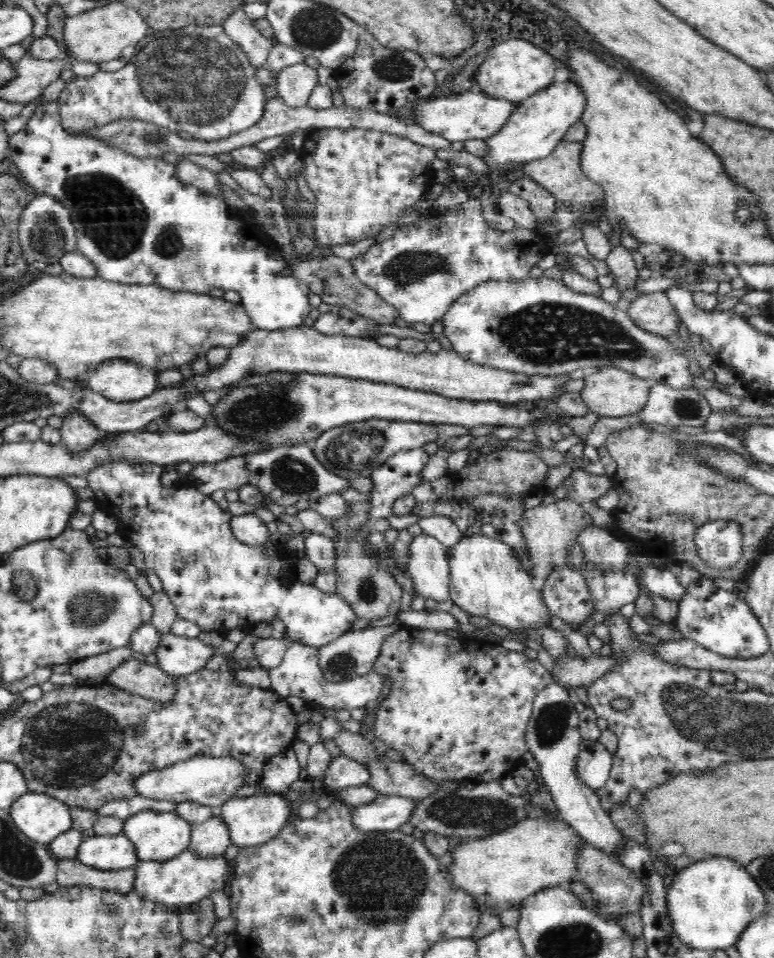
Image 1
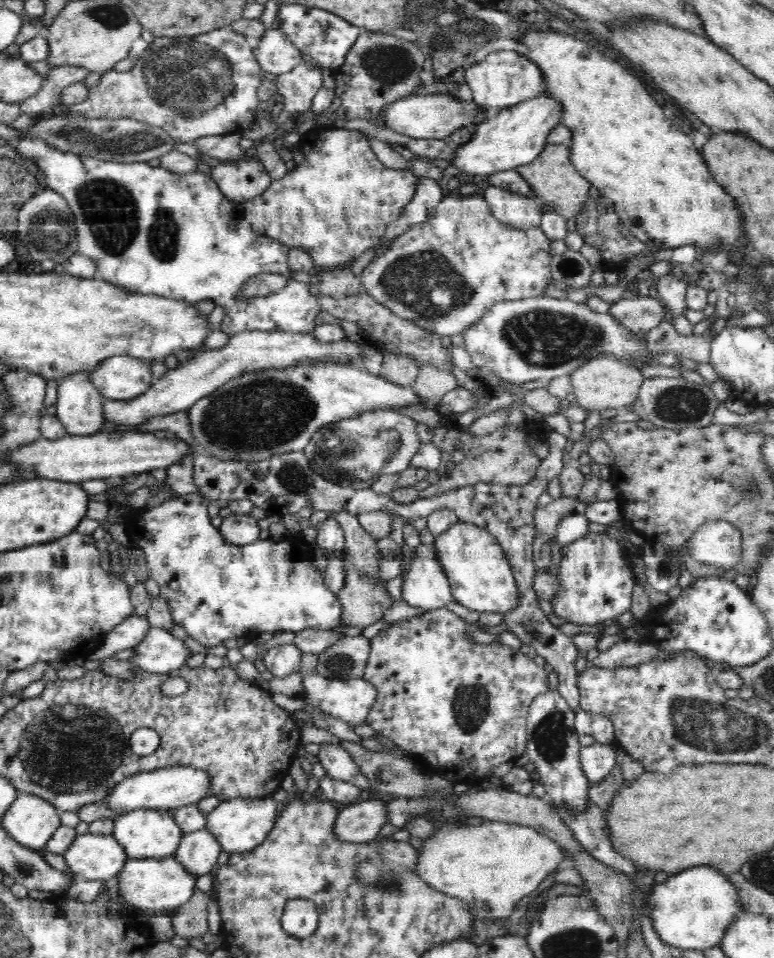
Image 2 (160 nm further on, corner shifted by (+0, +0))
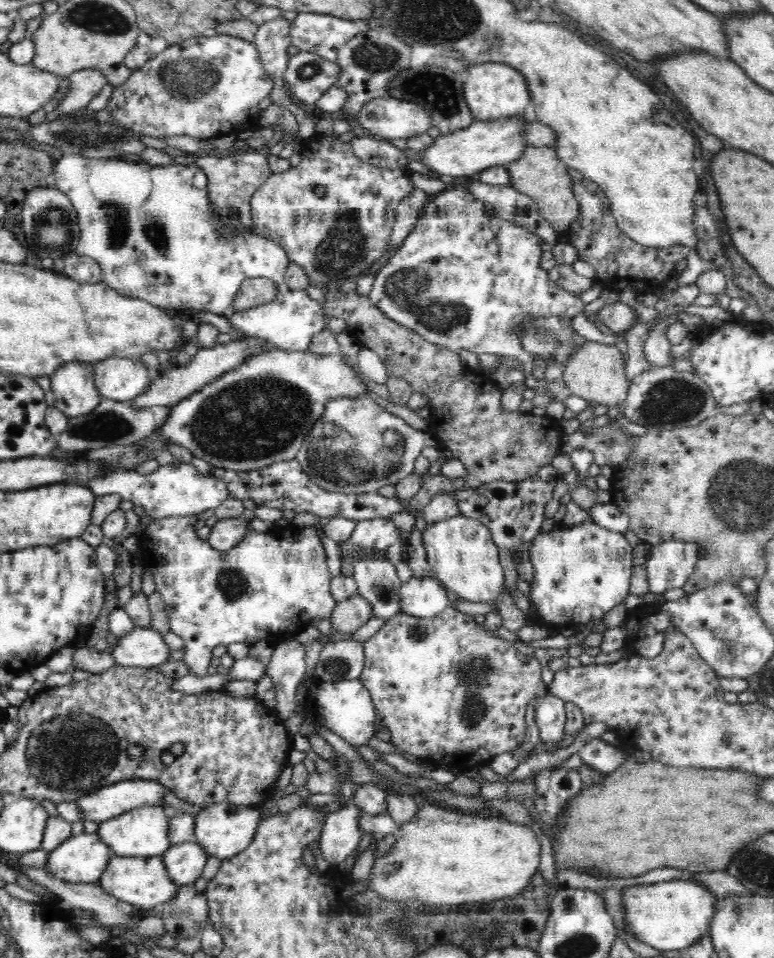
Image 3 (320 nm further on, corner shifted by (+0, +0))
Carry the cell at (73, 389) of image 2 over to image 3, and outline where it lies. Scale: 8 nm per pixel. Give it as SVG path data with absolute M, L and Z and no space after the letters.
M66 363L53 372L49 379L55 400L53 406L68 418L90 414L100 404L102 396L95 386L91 363Z

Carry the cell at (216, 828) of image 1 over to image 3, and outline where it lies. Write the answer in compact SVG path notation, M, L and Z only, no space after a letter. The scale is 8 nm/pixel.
M196 841L171 846L161 855L166 874L178 886L192 885L202 876L209 854Z

